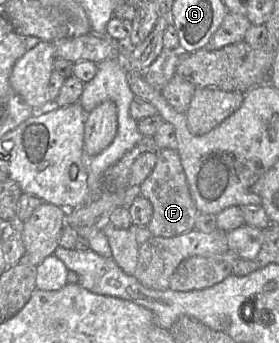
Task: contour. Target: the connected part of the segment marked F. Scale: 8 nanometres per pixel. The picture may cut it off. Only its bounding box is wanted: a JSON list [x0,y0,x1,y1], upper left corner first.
[139,148,199,238]

